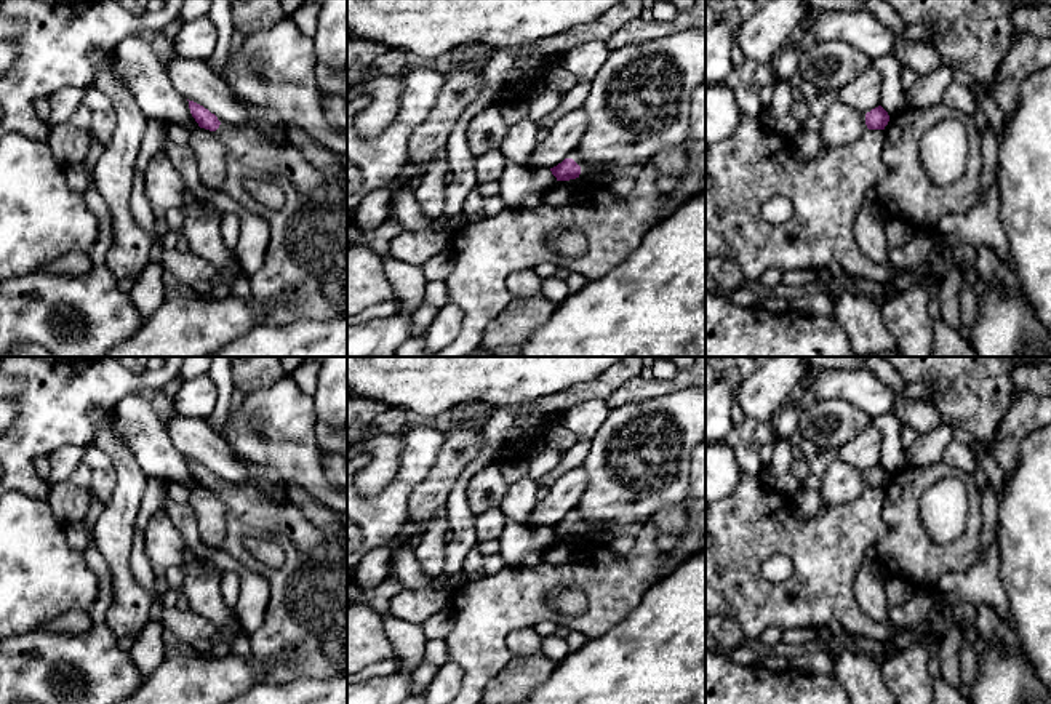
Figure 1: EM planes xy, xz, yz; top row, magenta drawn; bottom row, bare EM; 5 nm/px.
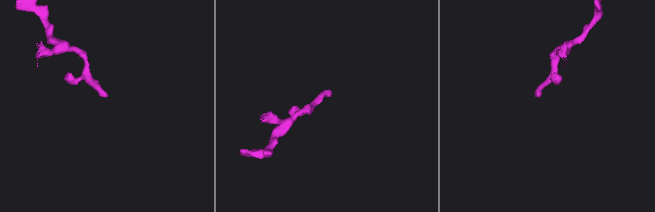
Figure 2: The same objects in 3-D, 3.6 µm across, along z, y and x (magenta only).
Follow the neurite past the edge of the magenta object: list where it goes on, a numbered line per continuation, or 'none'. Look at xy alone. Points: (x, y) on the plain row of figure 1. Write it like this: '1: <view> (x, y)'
1: xy (247, 503)

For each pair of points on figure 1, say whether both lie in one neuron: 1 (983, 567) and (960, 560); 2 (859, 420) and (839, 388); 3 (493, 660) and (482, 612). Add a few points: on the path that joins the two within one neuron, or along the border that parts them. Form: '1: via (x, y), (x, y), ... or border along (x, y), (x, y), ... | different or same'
1: border along (978, 560), (965, 570), (946, 572), (939, 578) | different
2: border along (816, 399), (845, 399), (869, 418) | different
3: via (482, 648), (482, 623) | same

